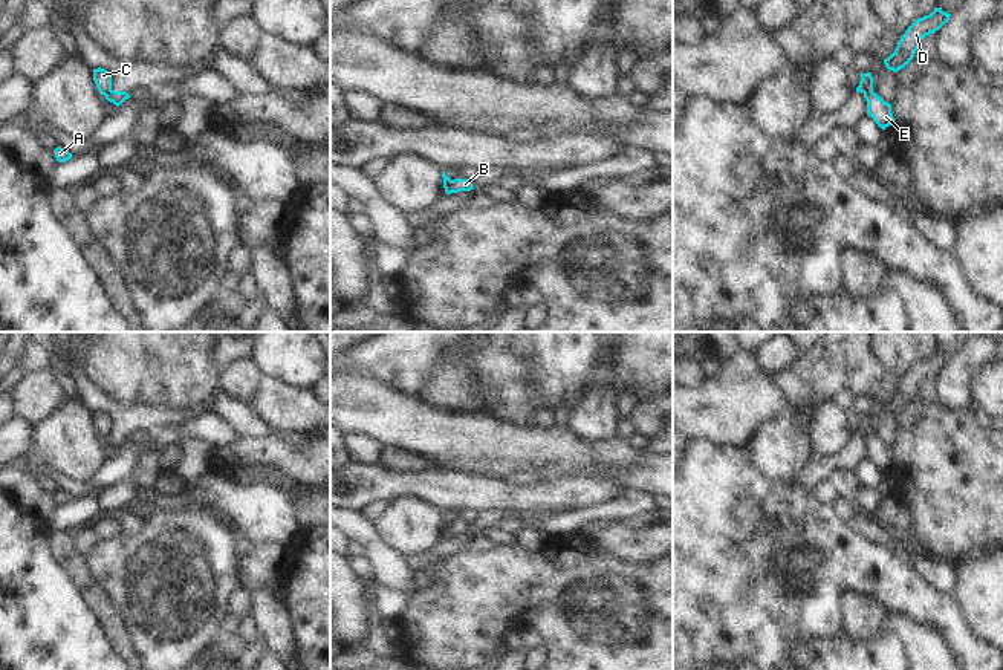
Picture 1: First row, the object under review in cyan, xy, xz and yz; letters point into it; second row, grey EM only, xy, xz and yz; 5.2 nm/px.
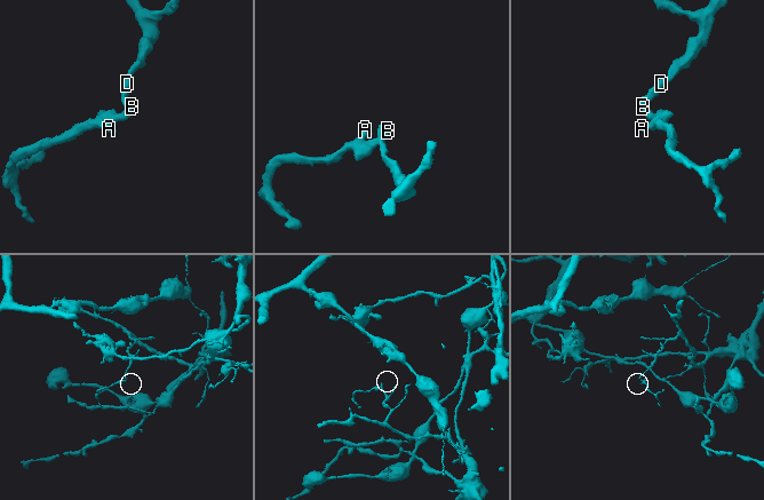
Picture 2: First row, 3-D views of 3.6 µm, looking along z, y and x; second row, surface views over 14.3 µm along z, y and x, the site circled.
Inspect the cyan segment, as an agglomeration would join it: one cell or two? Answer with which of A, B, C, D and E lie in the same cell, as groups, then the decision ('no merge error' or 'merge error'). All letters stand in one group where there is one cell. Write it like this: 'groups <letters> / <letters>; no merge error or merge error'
groups A B E / C D; merge error

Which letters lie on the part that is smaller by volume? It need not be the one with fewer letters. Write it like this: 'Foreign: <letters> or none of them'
Foreign: A, B, E

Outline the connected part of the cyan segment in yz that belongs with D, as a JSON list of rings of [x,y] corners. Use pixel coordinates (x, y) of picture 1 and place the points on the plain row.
[[[934,350],[930,358],[917,361],[901,379],[894,395],[884,402],[885,410],[893,415],[904,411],[913,402],[920,382],[939,373],[949,359],[951,356],[943,355],[942,350]]]

